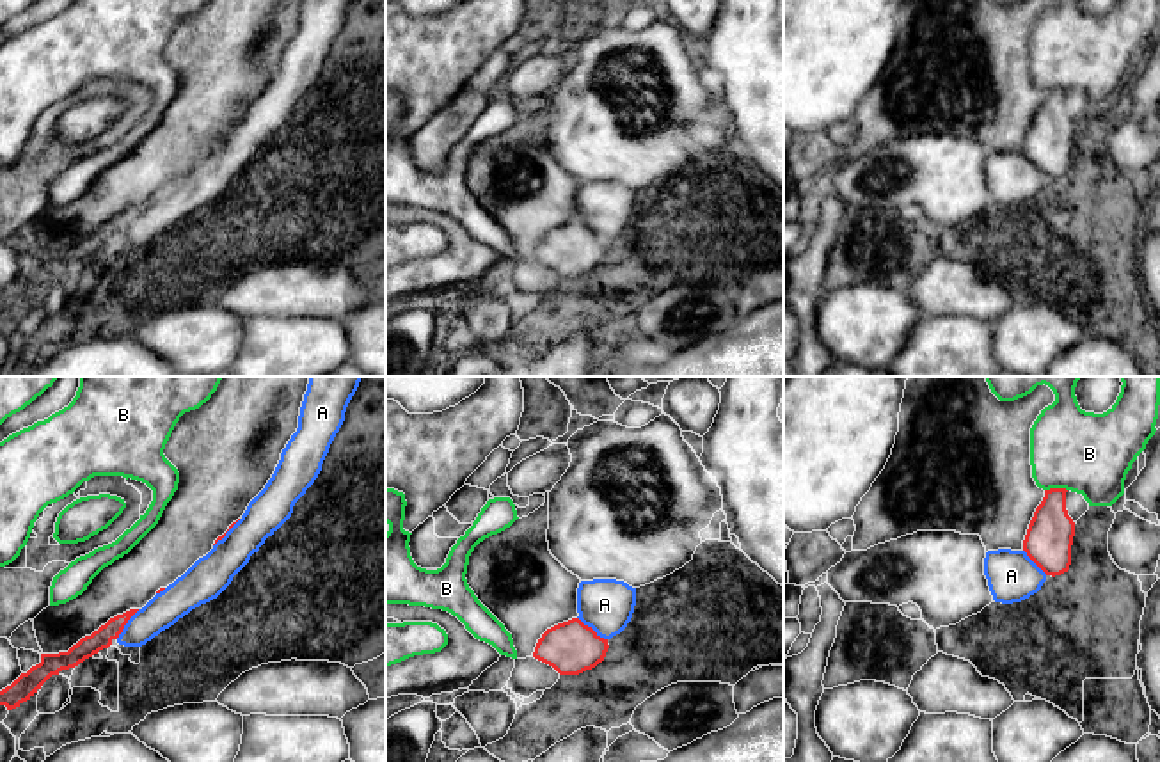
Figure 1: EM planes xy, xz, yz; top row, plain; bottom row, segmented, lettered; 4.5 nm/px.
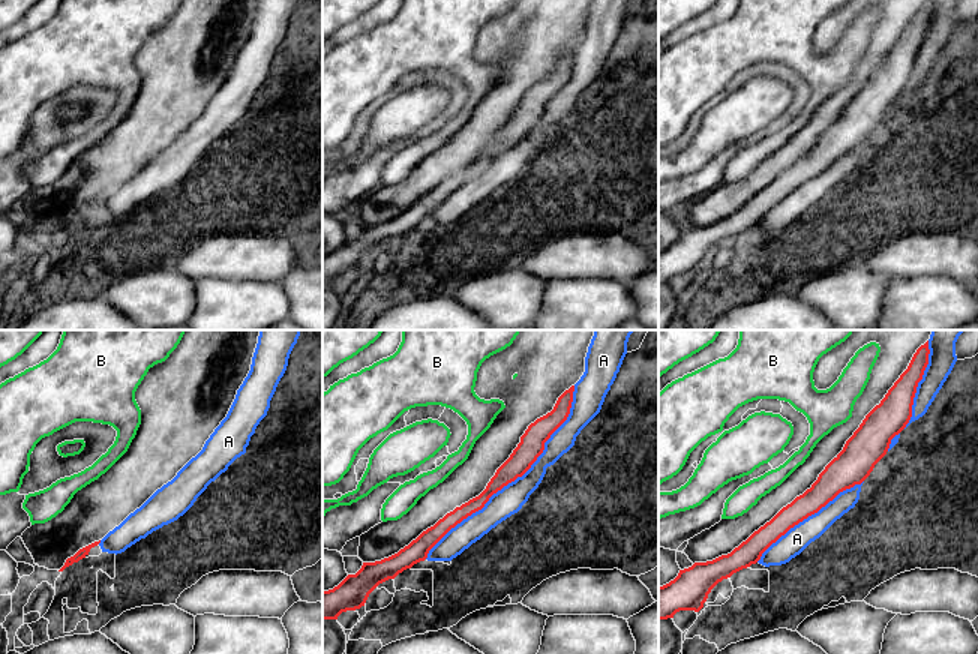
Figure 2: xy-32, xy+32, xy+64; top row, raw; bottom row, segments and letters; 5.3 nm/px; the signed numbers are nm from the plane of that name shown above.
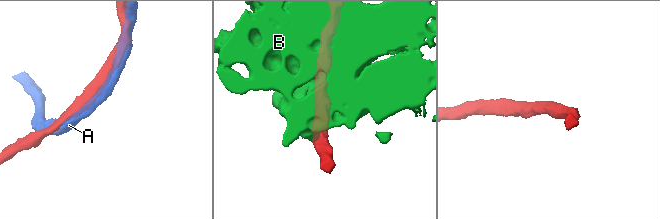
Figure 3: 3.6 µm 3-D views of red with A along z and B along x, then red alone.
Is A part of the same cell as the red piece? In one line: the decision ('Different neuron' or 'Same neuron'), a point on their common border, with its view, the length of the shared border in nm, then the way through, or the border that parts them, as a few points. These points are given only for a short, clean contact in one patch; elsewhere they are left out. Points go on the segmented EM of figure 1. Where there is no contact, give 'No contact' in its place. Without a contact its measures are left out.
Same neuron. Touches red at xz (590, 627). Shared border 170 nm

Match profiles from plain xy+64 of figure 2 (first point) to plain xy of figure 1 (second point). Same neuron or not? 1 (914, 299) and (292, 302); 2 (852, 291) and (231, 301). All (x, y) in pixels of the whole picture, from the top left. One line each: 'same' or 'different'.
1: different
2: different

